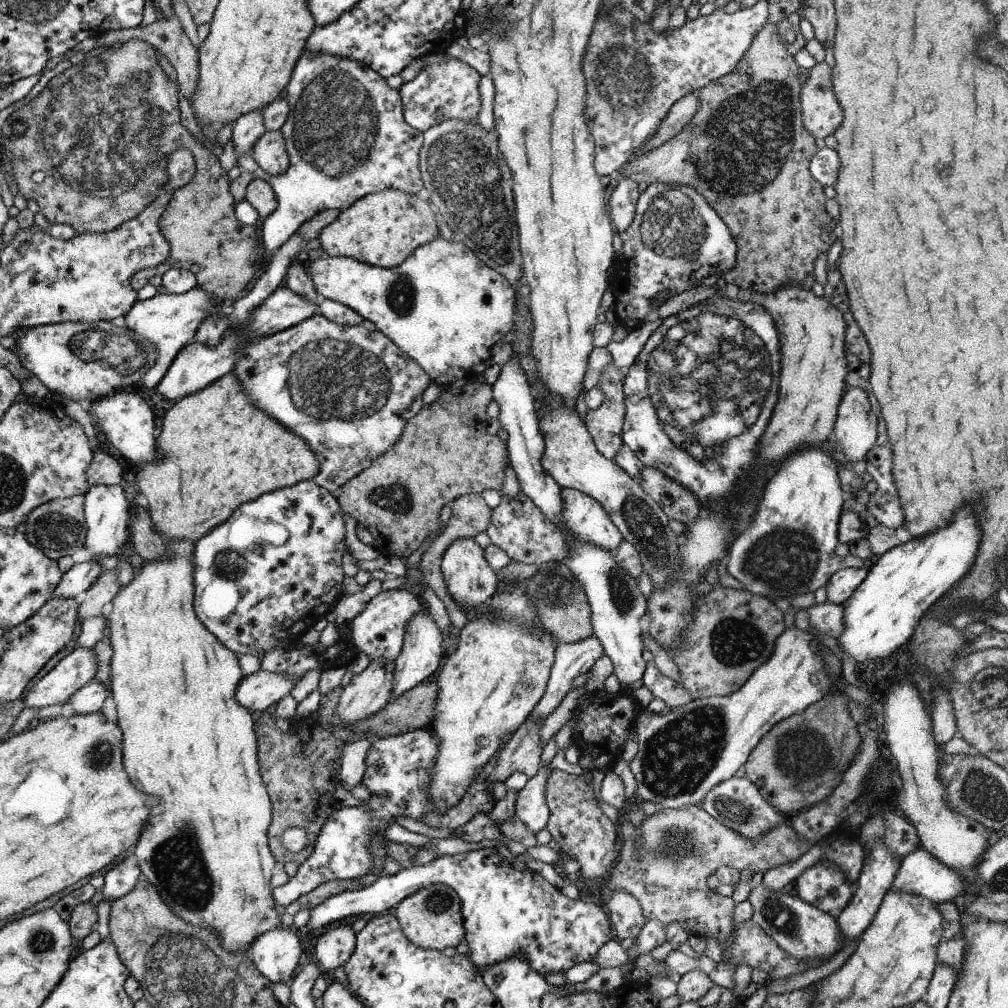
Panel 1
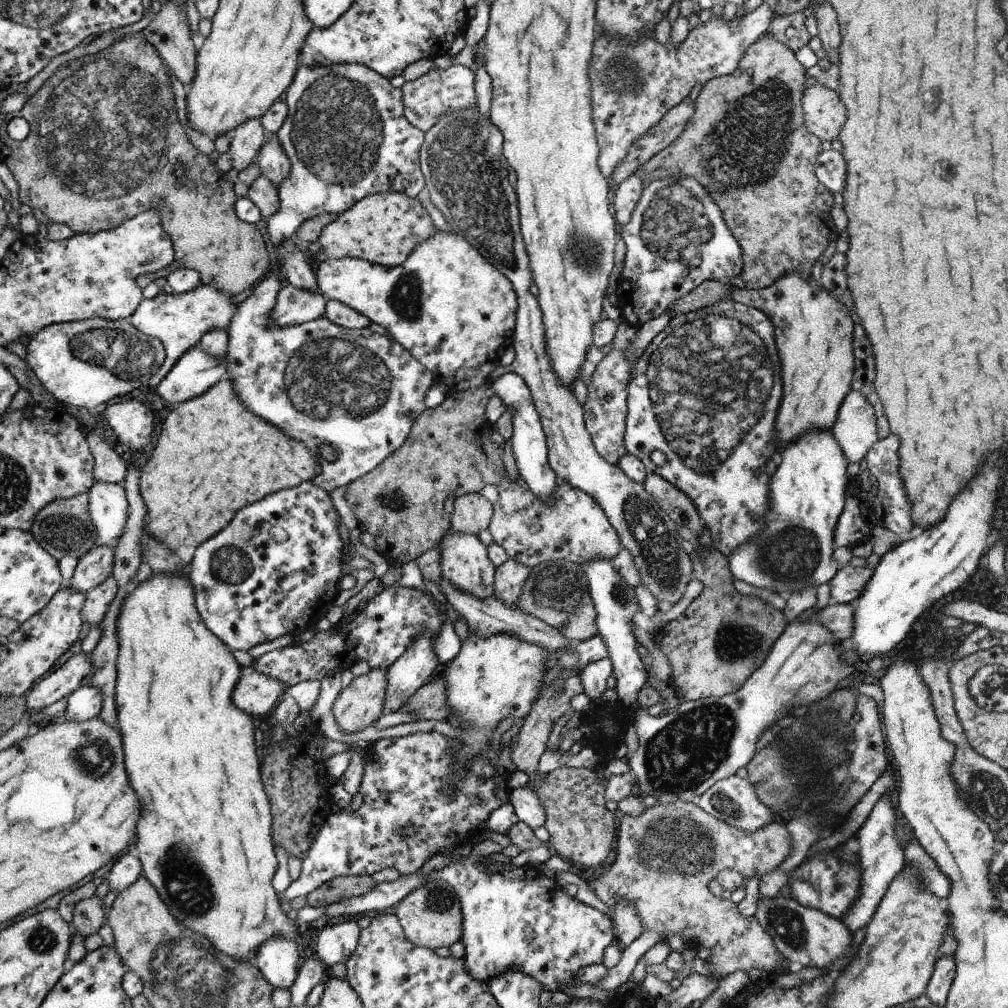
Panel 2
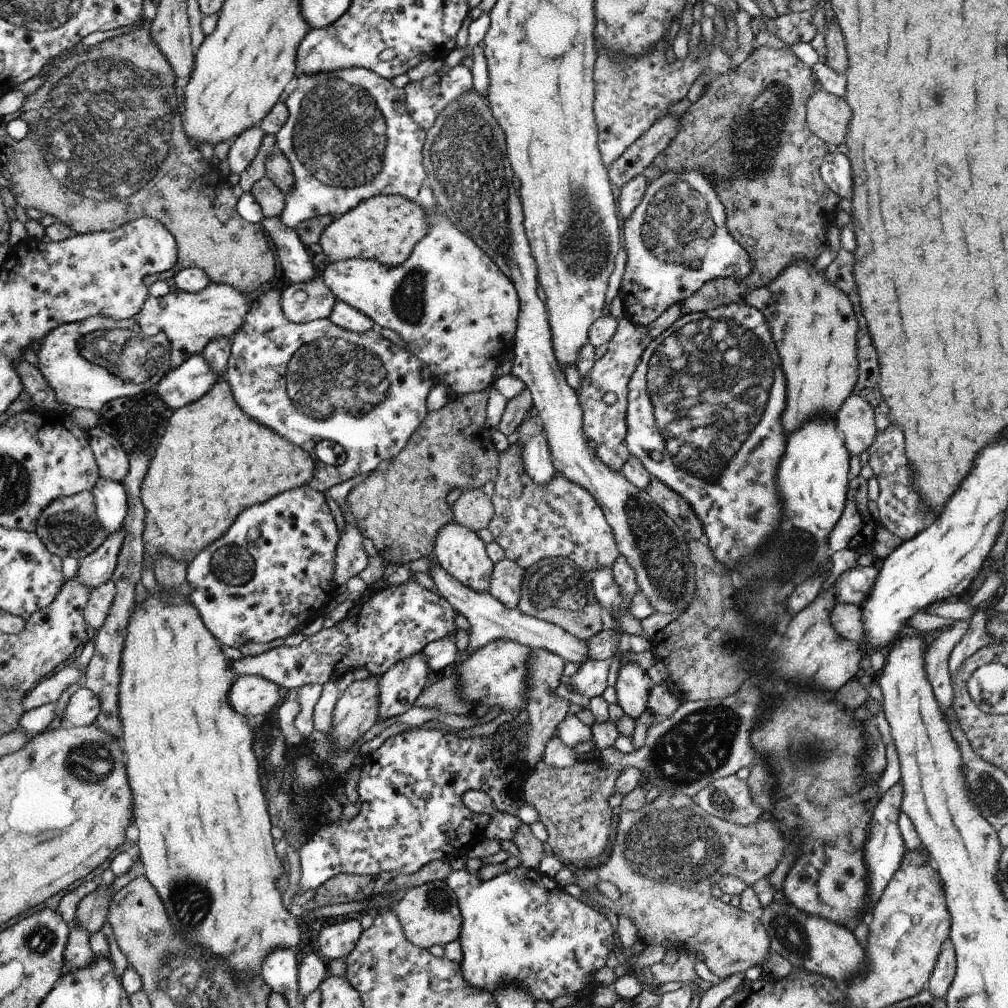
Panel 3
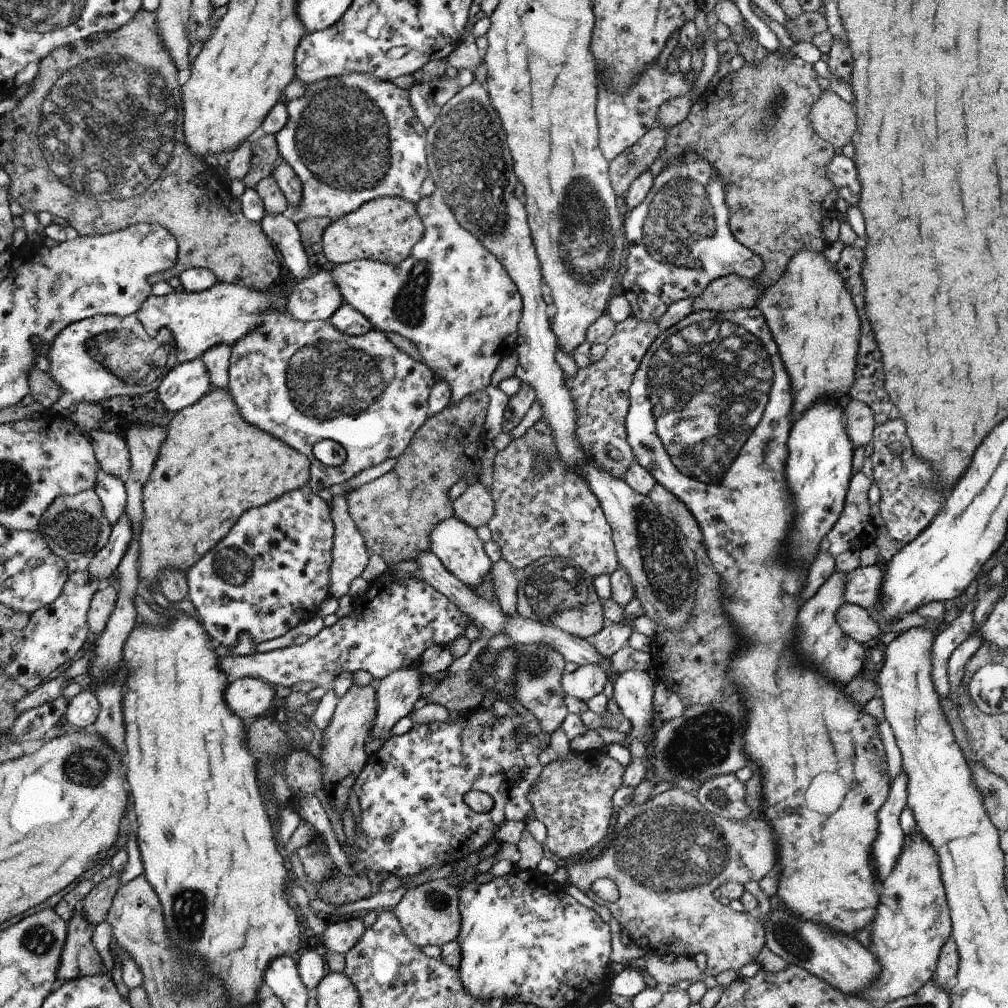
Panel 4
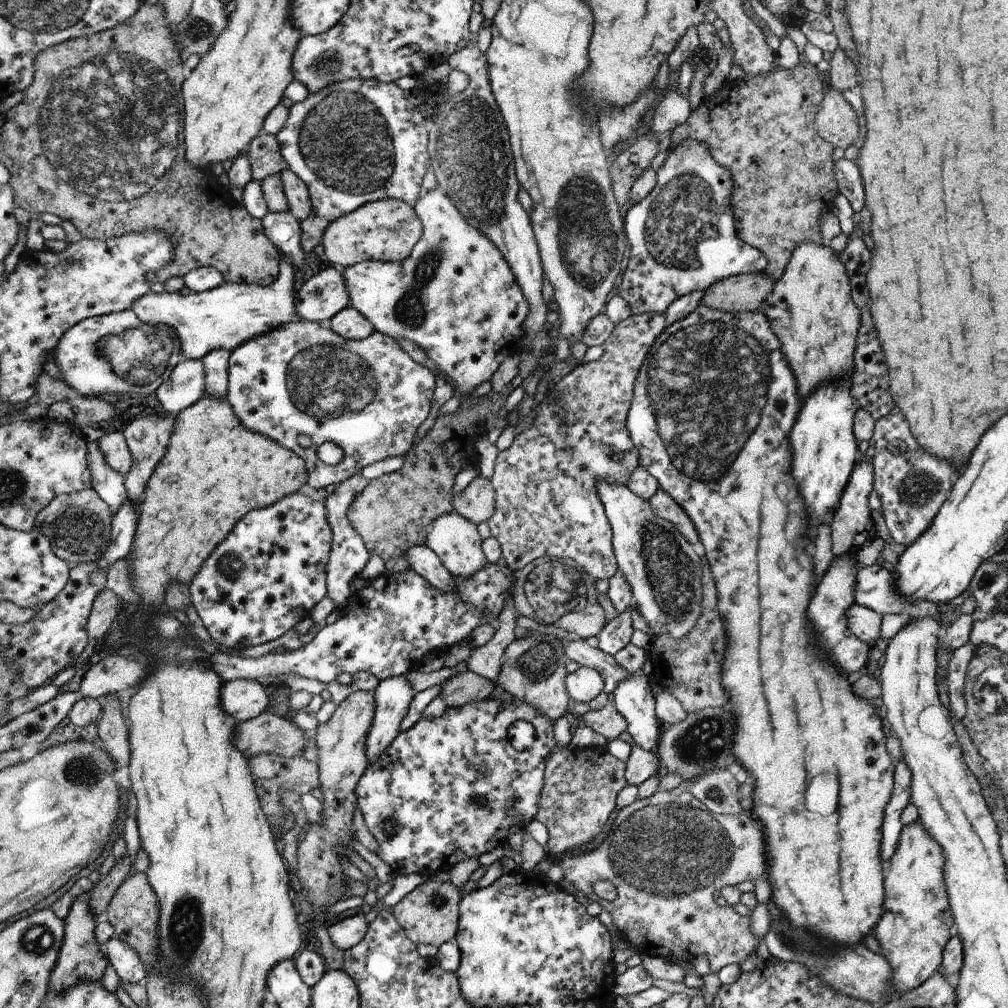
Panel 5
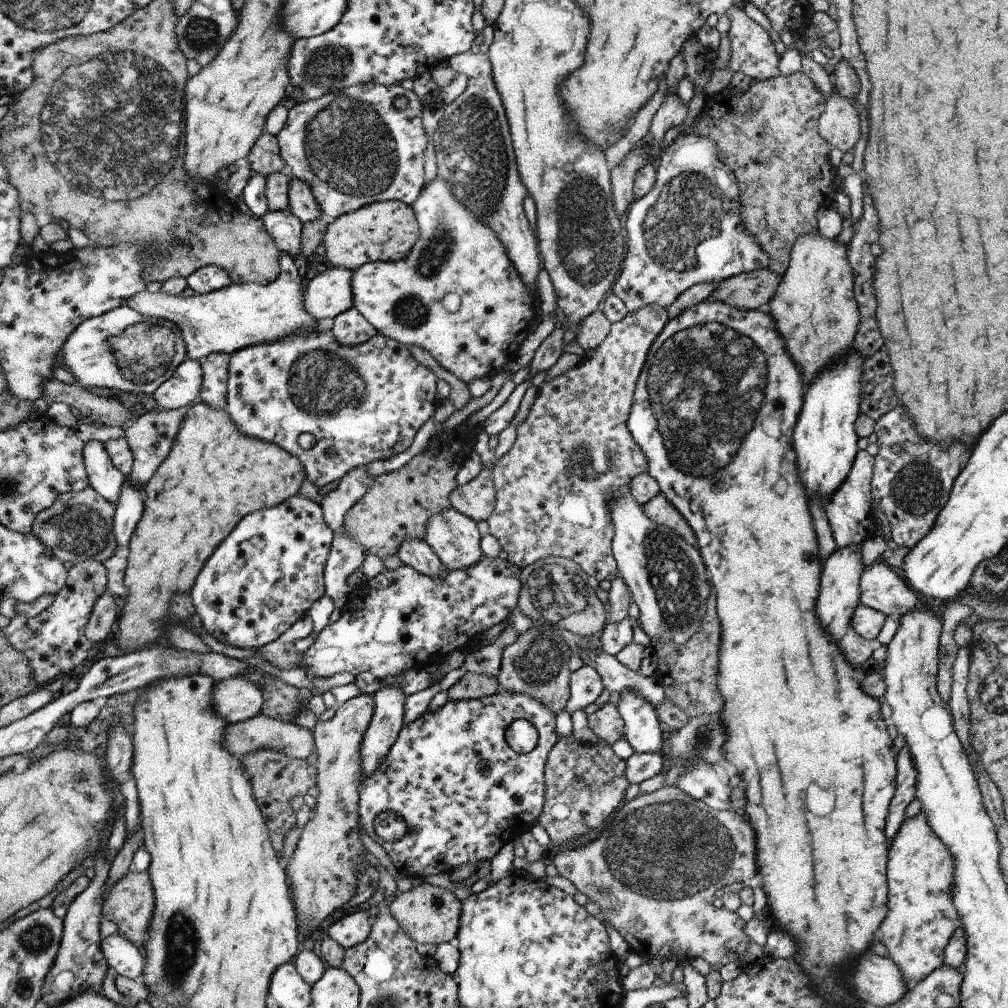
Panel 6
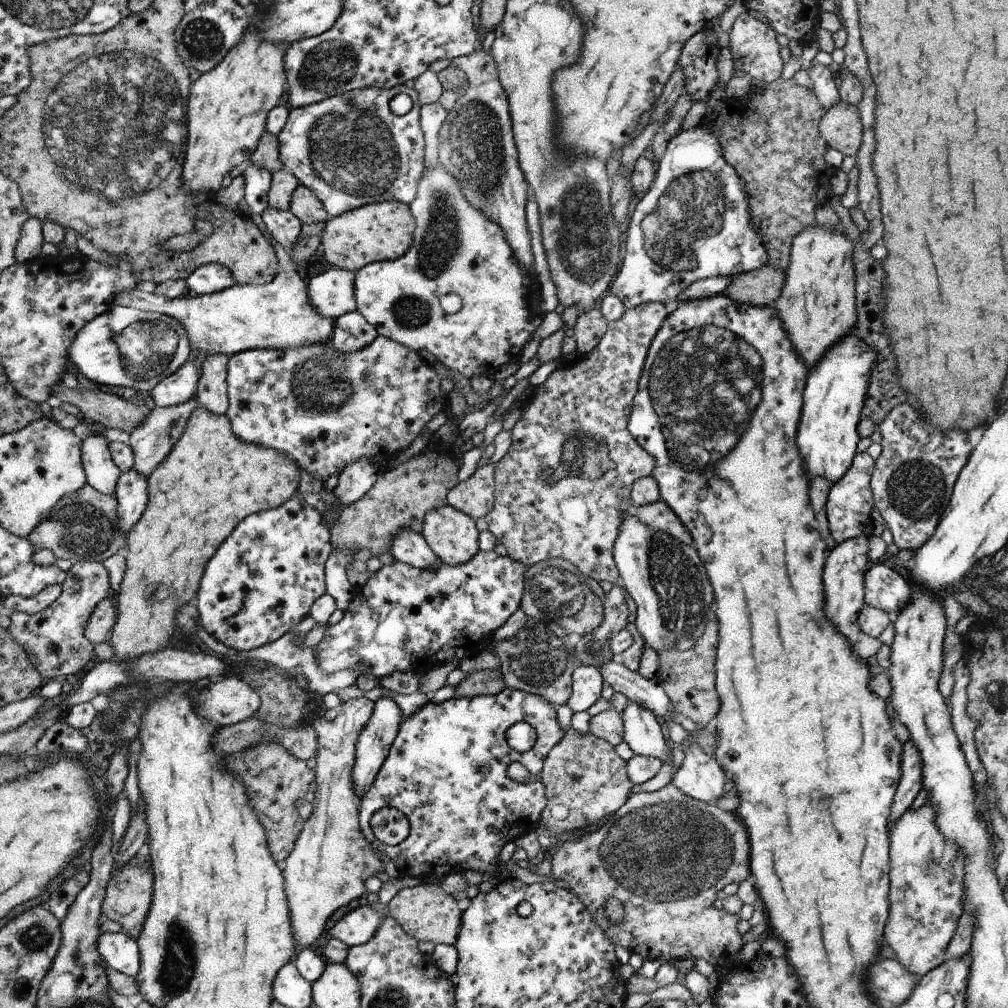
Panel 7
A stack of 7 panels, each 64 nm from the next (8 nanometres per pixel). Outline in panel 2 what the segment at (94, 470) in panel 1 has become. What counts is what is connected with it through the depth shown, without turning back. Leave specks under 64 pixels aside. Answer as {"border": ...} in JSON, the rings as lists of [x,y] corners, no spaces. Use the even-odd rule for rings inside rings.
{"border":[[[95,430],[89,434],[89,442],[95,456],[95,480],[97,482],[122,484],[125,480],[128,463],[110,448],[104,438],[97,435]]]}

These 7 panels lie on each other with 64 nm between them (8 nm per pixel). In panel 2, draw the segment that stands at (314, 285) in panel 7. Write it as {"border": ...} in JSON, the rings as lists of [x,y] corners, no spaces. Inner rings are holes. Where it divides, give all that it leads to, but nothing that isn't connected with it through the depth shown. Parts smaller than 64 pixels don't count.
{"border":[[[293,285],[284,286],[278,292],[271,313],[269,314],[269,320],[278,327],[293,326],[295,324],[302,324],[318,318],[323,317],[325,305],[328,299],[326,299],[319,290],[314,293],[313,291],[306,291],[298,289]]]}

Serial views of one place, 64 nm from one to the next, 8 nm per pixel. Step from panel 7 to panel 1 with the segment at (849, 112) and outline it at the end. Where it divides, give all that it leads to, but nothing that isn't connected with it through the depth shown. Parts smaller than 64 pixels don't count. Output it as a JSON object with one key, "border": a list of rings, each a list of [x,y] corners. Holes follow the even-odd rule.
{"border":[[[823,60],[803,78],[801,111],[803,125],[815,138],[830,136],[842,122],[842,110],[834,98],[832,67]]]}

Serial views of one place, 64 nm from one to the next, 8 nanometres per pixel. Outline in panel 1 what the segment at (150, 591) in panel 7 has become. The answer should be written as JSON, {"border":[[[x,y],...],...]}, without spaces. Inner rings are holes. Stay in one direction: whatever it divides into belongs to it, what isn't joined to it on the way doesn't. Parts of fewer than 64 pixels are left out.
{"border":[[[231,372],[222,376],[217,382],[210,384],[210,386],[206,386],[204,390],[200,390],[200,392],[196,392],[196,394],[190,394],[190,396],[185,396],[182,400],[178,400],[178,402],[166,412],[162,431],[159,436],[158,452],[162,454],[162,462],[142,466],[139,471],[136,471],[136,486],[142,495],[144,504],[149,509],[154,530],[156,530],[160,536],[165,537],[166,541],[188,540],[188,542],[196,544],[200,538],[206,536],[208,530],[212,530],[212,528],[218,526],[218,524],[224,524],[224,522],[231,517],[230,514],[234,512],[234,508],[238,508],[240,504],[243,505],[246,504],[246,502],[252,502],[260,498],[262,494],[274,492],[276,489],[294,486],[299,482],[314,479],[319,473],[319,457],[315,451],[311,449],[311,446],[308,446],[308,443],[303,438],[296,436],[294,432],[288,430],[283,424],[272,420],[272,418],[270,418],[268,414],[264,414],[262,410],[258,410],[258,408],[250,402],[250,398],[244,394],[244,390],[242,390],[242,386],[240,386],[239,378],[236,378],[236,374],[232,374]]]}

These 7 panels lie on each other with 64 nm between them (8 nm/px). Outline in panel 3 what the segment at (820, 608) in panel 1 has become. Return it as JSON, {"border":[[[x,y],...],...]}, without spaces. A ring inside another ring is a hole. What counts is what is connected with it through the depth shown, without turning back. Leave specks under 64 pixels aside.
{"border":[[[837,603],[833,606],[829,622],[834,631],[844,639],[860,644],[864,639],[861,608],[851,603]]]}

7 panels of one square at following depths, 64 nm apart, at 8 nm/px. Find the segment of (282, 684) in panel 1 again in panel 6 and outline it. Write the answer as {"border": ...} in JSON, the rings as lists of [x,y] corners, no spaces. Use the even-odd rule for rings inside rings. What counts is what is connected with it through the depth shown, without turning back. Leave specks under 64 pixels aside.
{"border":[[[240,677],[230,678],[221,683],[216,682],[213,698],[215,711],[222,712],[228,724],[256,717],[265,704],[264,692],[260,686]]]}

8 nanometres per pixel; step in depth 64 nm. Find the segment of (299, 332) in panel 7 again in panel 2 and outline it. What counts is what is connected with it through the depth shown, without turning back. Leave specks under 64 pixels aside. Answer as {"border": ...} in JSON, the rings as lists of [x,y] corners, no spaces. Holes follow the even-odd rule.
{"border":[[[200,285],[188,293],[171,293],[168,290],[161,292],[156,298],[144,299],[138,309],[129,317],[127,322],[145,336],[159,339],[163,344],[166,357],[163,366],[151,377],[150,386],[159,386],[173,369],[176,362],[189,349],[196,347],[201,338],[210,329],[226,329],[231,324],[235,314],[237,301],[234,297],[219,292],[215,287]]]}

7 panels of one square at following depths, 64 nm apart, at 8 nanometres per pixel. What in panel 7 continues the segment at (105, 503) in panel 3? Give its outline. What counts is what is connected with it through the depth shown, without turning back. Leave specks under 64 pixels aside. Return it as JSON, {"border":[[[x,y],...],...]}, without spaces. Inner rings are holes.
{"border":[[[95,425],[94,435],[84,440],[83,462],[88,485],[101,494],[114,496],[122,472],[112,461],[109,442],[101,435],[102,431],[102,426]]]}

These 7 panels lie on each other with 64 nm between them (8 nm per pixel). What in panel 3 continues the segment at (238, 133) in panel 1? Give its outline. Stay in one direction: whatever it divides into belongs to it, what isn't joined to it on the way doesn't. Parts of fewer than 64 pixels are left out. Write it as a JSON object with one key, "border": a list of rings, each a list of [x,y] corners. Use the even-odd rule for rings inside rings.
{"border":[[[259,125],[252,126],[239,137],[232,137],[230,140],[230,152],[228,154],[228,166],[232,173],[241,174],[258,155],[262,145],[263,137],[266,134]]]}

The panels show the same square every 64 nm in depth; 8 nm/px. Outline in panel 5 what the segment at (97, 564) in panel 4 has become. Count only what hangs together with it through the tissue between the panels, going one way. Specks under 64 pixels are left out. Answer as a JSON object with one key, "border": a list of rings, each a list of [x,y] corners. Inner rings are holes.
{"border":[[[129,499],[120,506],[120,510],[116,512],[114,520],[111,522],[111,544],[108,550],[104,552],[104,556],[96,562],[100,566],[100,570],[108,571],[108,568],[130,554],[134,535],[138,529],[140,507]]]}

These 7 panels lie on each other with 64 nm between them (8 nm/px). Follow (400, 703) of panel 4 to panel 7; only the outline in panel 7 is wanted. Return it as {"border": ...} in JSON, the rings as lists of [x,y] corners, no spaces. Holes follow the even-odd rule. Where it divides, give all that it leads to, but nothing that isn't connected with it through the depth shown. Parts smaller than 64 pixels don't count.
{"border":[[[382,696],[375,702],[375,711],[371,721],[361,734],[357,742],[357,762],[353,769],[353,783],[356,786],[357,795],[361,798],[369,787],[375,782],[379,775],[379,771],[383,767],[383,763],[388,757],[390,748],[398,735],[401,723],[404,720],[403,712],[399,708],[399,704],[390,698],[390,696]]]}

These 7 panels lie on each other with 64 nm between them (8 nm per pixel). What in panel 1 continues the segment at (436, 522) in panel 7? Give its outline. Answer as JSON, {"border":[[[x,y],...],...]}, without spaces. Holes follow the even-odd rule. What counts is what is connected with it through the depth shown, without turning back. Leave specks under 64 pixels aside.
{"border":[[[474,537],[458,538],[444,551],[441,560],[441,572],[450,596],[459,608],[476,608],[488,601],[498,587],[498,574],[486,558],[484,549],[474,541]]]}

